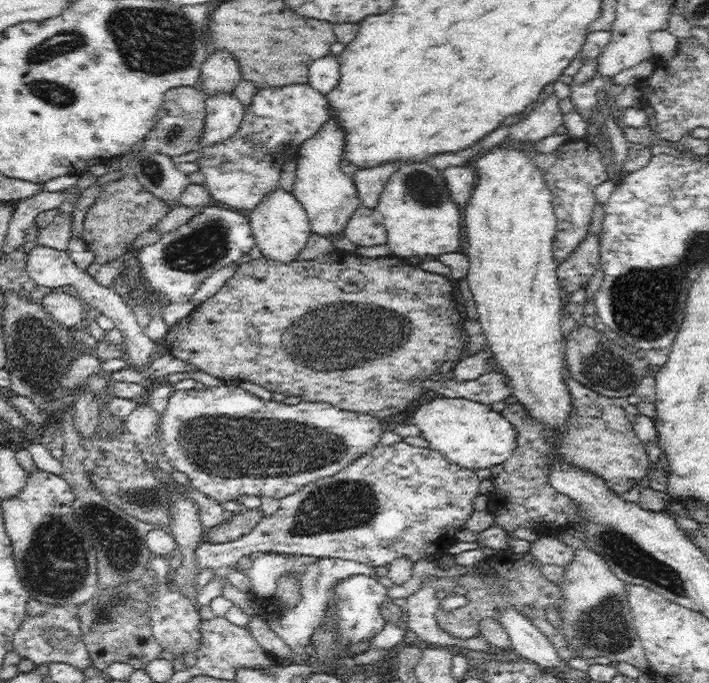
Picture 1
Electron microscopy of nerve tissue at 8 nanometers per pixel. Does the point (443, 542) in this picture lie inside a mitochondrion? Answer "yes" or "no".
no

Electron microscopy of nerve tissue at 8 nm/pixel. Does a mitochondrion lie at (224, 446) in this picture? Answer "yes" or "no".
yes

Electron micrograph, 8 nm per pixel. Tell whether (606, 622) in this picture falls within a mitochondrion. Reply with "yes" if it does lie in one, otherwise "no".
yes

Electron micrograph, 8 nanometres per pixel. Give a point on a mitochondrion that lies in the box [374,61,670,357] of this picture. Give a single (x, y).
(423, 188)

